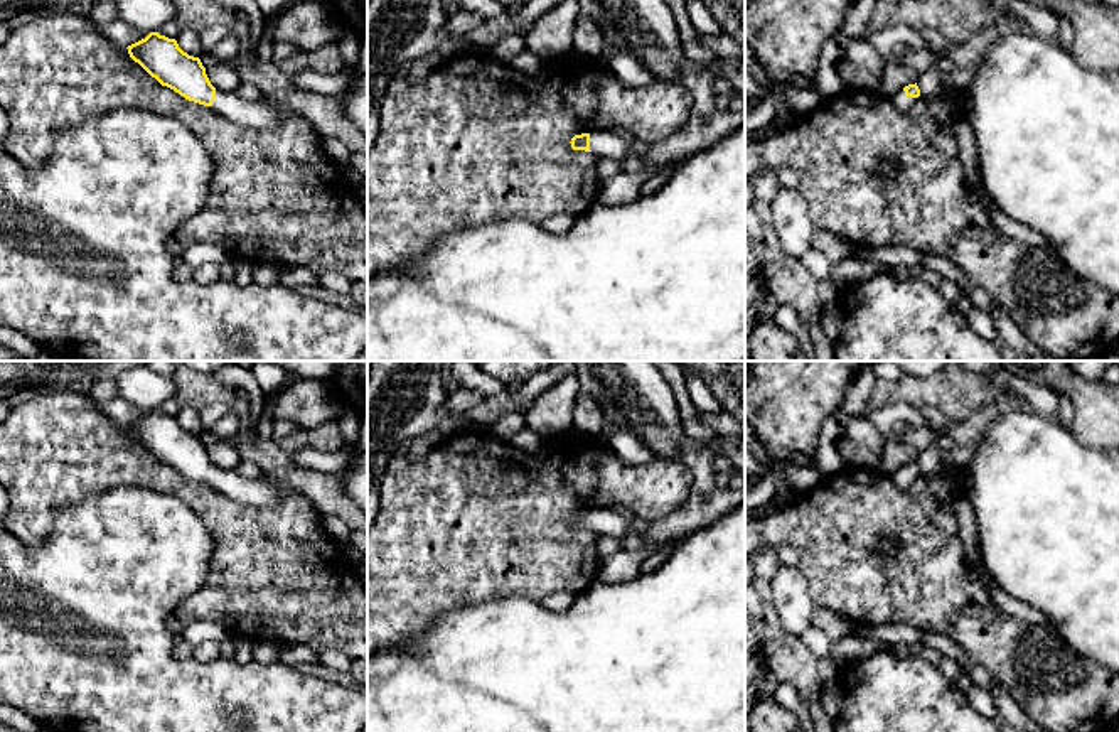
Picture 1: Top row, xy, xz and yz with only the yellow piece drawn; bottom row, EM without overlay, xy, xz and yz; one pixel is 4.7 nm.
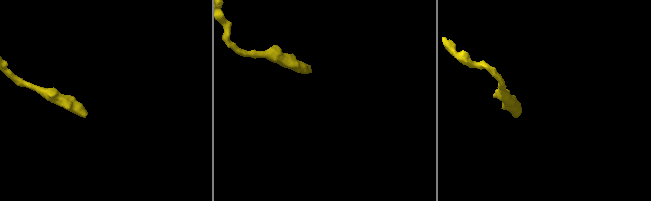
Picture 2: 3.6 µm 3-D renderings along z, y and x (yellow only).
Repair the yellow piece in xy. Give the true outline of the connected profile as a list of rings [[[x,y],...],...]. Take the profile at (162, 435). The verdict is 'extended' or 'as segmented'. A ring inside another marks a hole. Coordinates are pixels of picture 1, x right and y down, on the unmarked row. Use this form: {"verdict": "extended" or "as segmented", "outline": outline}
{"verdict": "extended", "outline": [[[150,410],[126,427],[130,435],[162,464],[174,467],[189,479],[211,484],[236,503],[266,506],[280,499],[278,489],[265,476],[251,481],[236,469],[216,467],[201,437],[184,430],[175,417]]]}

